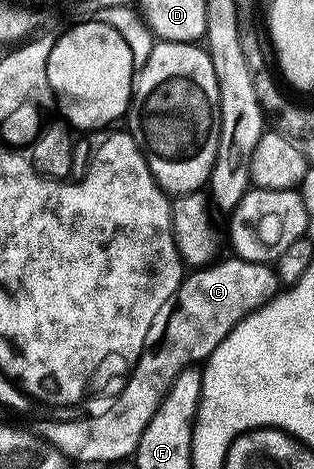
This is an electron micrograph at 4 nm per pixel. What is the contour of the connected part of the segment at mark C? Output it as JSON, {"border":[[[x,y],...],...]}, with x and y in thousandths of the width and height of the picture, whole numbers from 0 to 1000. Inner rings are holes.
{"border":[[[748,552],[745,563],[685,559],[634,569],[589,591],[567,614],[554,667],[525,676],[516,719],[503,736],[468,740],[424,776],[398,804],[401,821],[373,844],[401,861],[465,861],[465,870],[500,874],[510,857],[535,840],[548,814],[589,785],[669,765],[688,738],[768,682],[834,650],[869,640],[892,620],[885,582],[857,561],[806,563],[796,554]],[[567,648],[567,650],[564,650]],[[634,768],[634,770],[631,770]]]}

